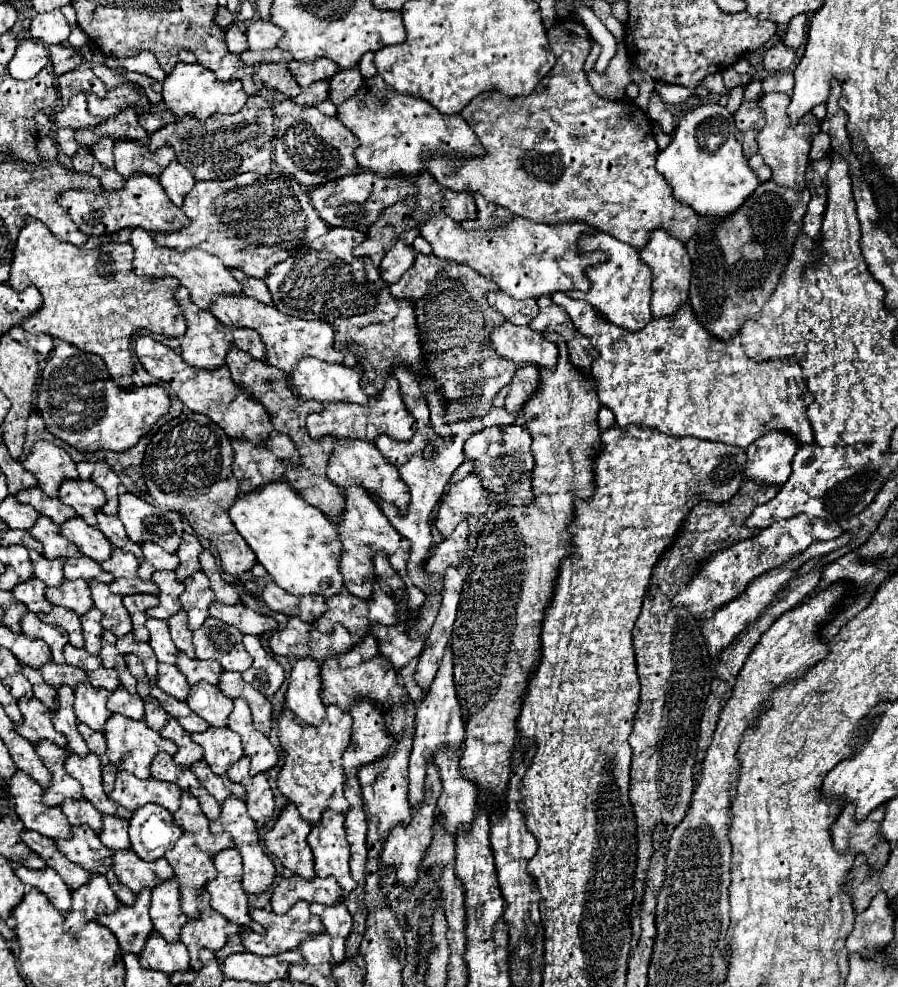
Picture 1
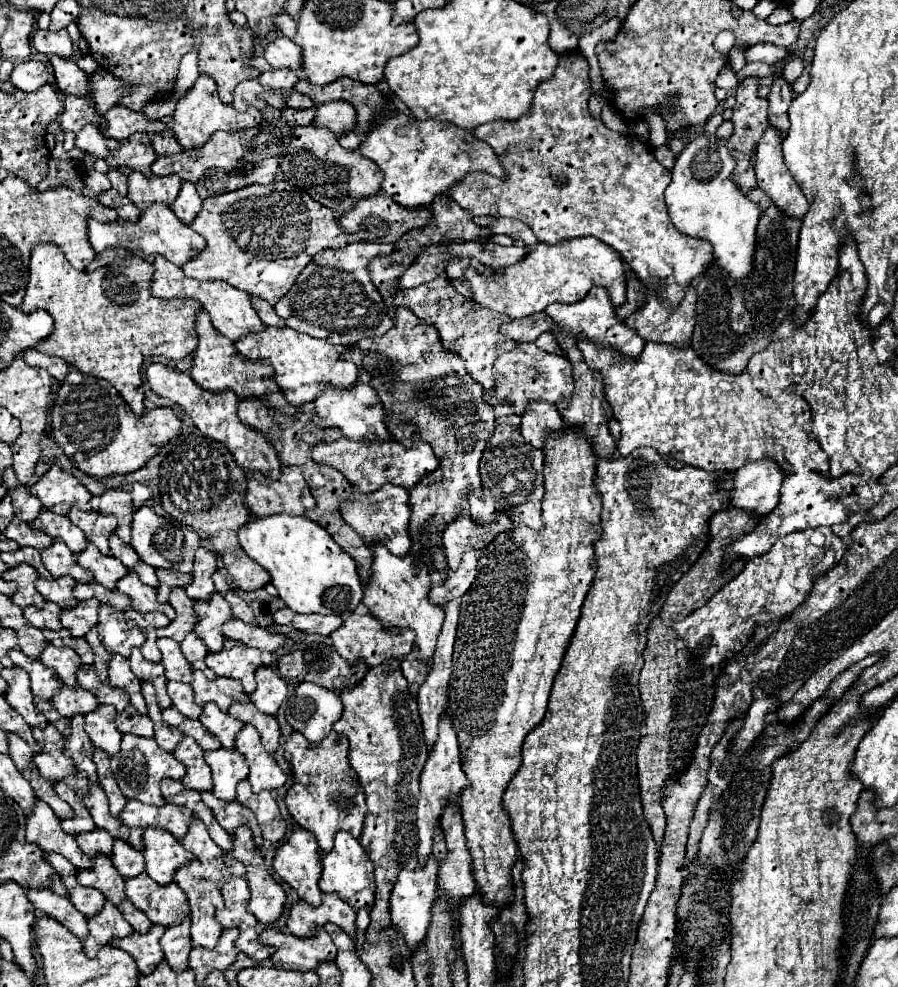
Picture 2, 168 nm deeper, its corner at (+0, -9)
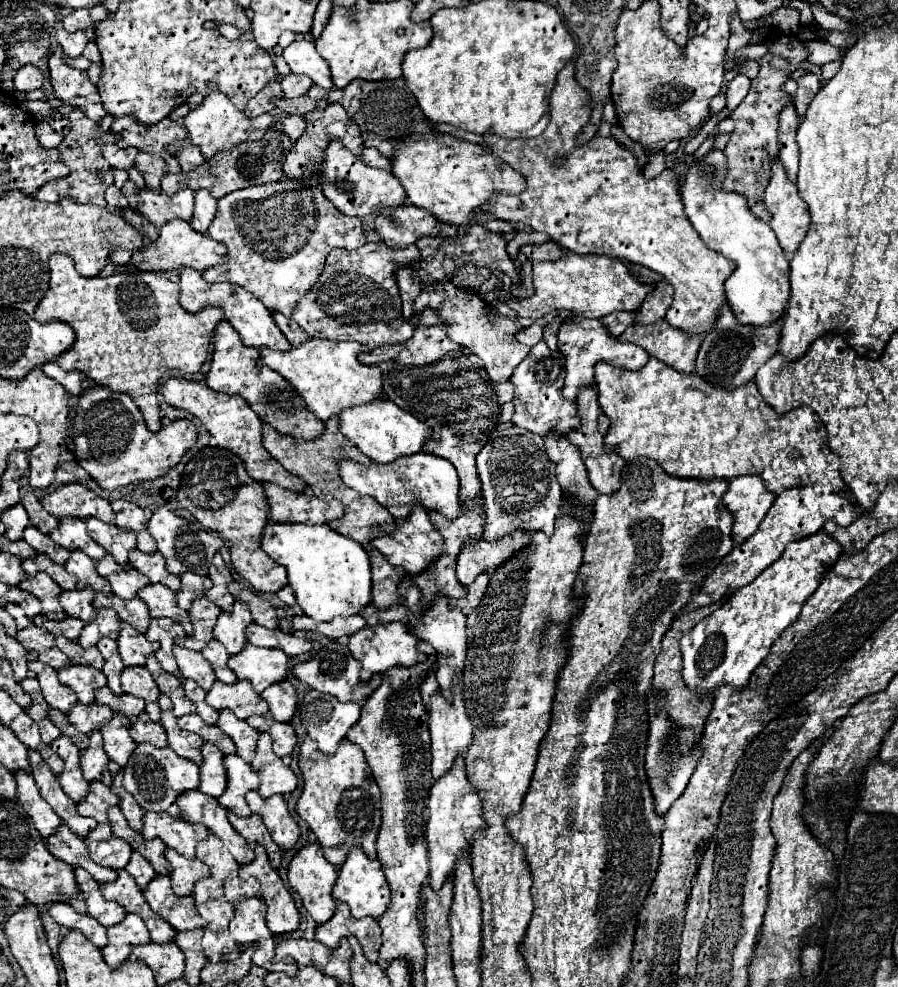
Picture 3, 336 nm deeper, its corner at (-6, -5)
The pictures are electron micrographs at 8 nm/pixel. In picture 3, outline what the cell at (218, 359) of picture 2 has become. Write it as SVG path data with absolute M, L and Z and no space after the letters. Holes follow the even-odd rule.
M225 320L215 330L213 362L205 382L211 390L223 392L223 394L239 394L241 398L245 398L251 410L265 424L273 426L279 434L287 434L299 440L315 440L325 432L325 424L305 408L305 402L299 396L299 392L279 372L273 372L269 366L265 366L261 362L259 350L247 348L241 342L239 334Z

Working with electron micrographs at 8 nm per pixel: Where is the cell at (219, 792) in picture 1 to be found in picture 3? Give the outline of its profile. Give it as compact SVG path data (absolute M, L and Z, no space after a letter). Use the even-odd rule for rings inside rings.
M229 812L229 822L249 842L249 846L261 844L263 838L267 836L267 828L265 828L261 816L257 816L257 814L253 814L251 818L239 818L239 816L233 816L233 812Z

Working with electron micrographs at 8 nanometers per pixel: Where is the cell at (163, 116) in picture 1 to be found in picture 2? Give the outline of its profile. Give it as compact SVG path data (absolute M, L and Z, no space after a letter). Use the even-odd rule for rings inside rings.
M155 134L153 136L153 148L157 154L171 154L171 152L183 150L179 146L179 142L175 140L175 136L169 136L169 134Z

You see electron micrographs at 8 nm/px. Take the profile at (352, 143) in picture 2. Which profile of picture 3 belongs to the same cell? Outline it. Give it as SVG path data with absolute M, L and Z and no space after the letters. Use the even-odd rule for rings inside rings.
M399 78L399 80L381 80L381 82L353 80L343 90L333 88L329 92L325 92L319 86L313 86L309 90L309 96L311 96L311 100L327 100L329 104L337 102L337 104L341 104L347 110L349 118L361 128L361 136L363 136L365 146L367 146L364 148L360 158L364 164L371 167L391 171L391 161L388 158L393 156L395 148L403 140L407 140L407 138L417 140L417 138L423 138L429 132L435 132L435 128L431 126L431 122L427 120L427 116L419 108L417 98L407 88L403 78ZM383 140L385 140L385 146L387 146L387 158L382 157L375 149L375 146L383 146Z

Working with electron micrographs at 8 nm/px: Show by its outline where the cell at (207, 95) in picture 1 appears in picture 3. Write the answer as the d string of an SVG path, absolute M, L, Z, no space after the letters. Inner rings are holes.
M211 92L203 104L195 110L191 110L185 116L185 128L189 134L189 140L201 148L201 154L211 160L217 152L231 150L233 146L247 142L247 140L261 140L265 130L271 126L271 114L261 114L257 118L247 118L241 110L237 110L223 92Z

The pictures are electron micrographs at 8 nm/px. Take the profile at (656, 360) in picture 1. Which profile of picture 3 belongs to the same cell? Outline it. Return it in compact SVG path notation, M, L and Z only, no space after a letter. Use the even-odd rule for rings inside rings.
M649 358L647 366L639 372L629 372L601 362L595 368L595 380L599 388L599 404L611 420L609 432L605 436L605 446L617 448L623 460L645 456L655 460L669 476L695 480L731 480L735 476L757 474L763 478L765 488L773 494L781 494L787 488L803 484L821 486L825 492L847 490L839 474L839 456L829 450L827 434L823 432L819 416L807 406L795 408L783 416L773 412L773 408L769 408L759 396L753 380L743 388L719 390L697 374L679 374L677 370L653 358Z

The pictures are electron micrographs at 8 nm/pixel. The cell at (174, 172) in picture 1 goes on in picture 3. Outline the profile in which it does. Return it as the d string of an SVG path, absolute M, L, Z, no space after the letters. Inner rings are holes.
M205 190L195 192L195 216L191 220L193 230L207 234L207 228L215 220L215 212L217 212L217 200L209 196L209 192Z

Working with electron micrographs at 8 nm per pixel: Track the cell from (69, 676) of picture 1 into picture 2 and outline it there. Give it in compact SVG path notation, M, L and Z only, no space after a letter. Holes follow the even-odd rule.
M69 686L59 688L51 702L57 708L57 712L67 718L71 718L73 714L87 714L91 712L91 708L97 706L95 694L81 686L79 688L69 688Z

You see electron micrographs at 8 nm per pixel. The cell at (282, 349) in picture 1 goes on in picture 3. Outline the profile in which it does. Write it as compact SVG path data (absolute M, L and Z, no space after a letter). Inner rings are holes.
M311 338L301 348L293 348L289 352L273 352L271 348L261 348L261 360L287 380L301 392L301 398L311 408L311 412L321 420L327 422L331 416L339 416L345 408L375 402L383 396L383 382L381 382L381 368L365 366L357 360L359 352L367 352L359 342L331 342L331 340L317 340Z

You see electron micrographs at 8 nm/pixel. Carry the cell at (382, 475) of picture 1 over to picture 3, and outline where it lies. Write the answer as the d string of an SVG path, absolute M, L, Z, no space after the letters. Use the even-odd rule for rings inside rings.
M415 508L407 520L397 520L397 528L393 534L381 534L371 544L389 560L389 564L405 568L405 572L411 576L425 572L433 564L433 560L437 560L445 550L441 534L429 520L429 514L421 508Z

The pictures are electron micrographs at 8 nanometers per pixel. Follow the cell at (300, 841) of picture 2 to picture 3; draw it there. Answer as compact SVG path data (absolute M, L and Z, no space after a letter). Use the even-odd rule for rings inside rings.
M309 842L305 848L301 848L301 850L293 856L293 860L291 860L291 864L289 864L289 884L291 884L291 888L301 896L301 902L303 902L305 910L309 912L309 916L311 916L317 924L325 924L325 922L329 920L329 916L335 914L337 902L333 900L331 890L333 890L333 884L335 884L337 876L339 876L339 874L337 874L337 868L331 866L331 864L325 860L325 856L323 856L323 852L321 852L321 846L319 846L317 842L313 842L313 844Z

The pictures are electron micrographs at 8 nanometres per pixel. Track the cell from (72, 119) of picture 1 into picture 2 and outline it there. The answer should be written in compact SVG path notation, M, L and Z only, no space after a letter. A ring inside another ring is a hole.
M85 124L77 134L75 134L75 146L89 152L89 154L95 154L99 158L105 158L111 150L119 148L119 142L117 140L109 140L105 138L95 124Z

